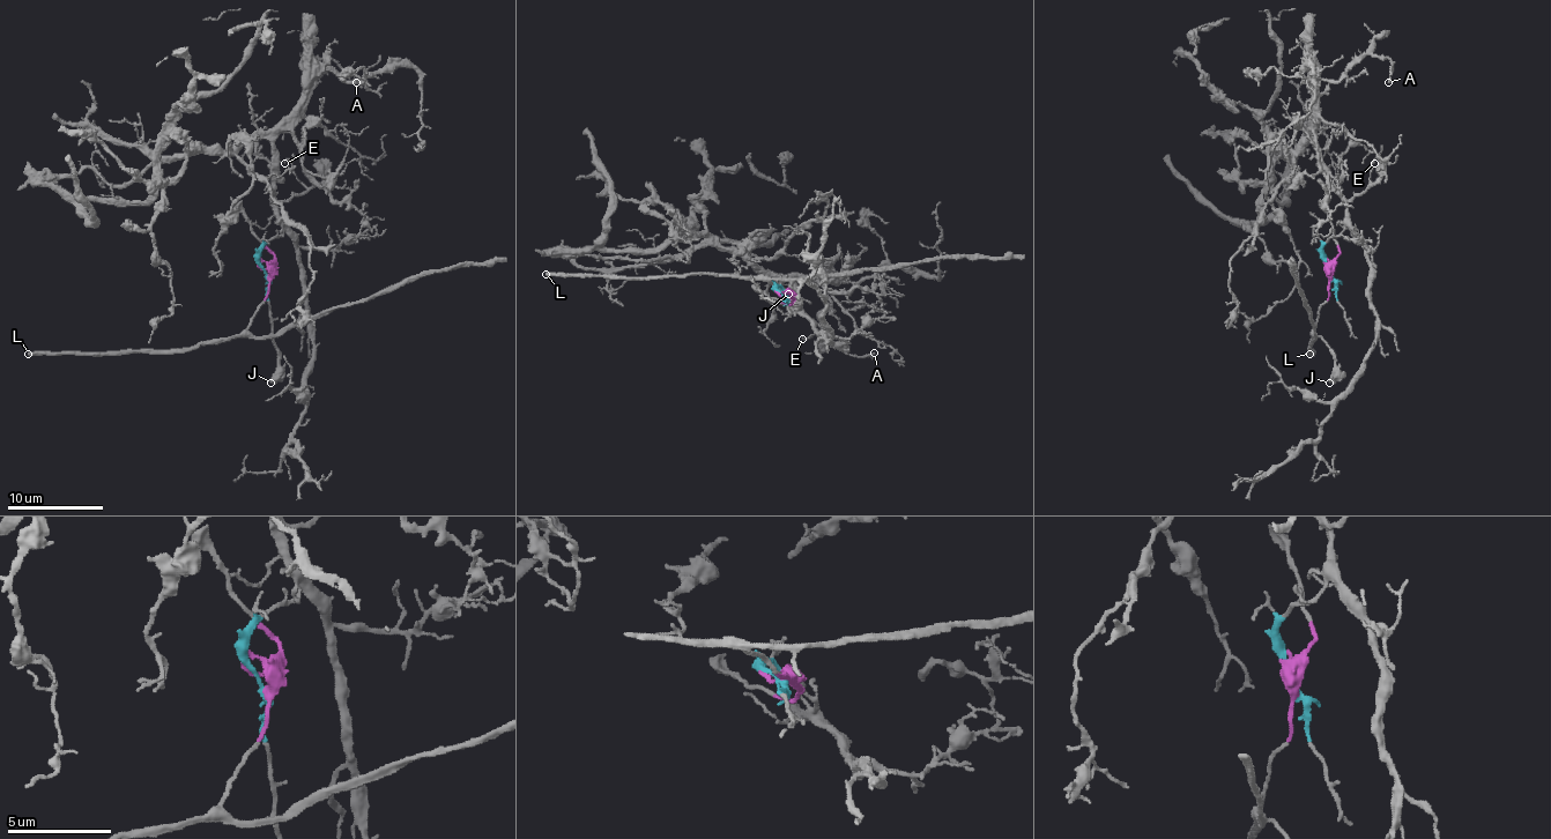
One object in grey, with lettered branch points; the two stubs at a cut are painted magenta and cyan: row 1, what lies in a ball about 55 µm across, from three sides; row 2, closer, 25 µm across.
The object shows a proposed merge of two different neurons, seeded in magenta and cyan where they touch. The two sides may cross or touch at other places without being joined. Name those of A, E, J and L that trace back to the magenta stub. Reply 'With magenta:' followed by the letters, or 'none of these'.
With magenta: J, L

